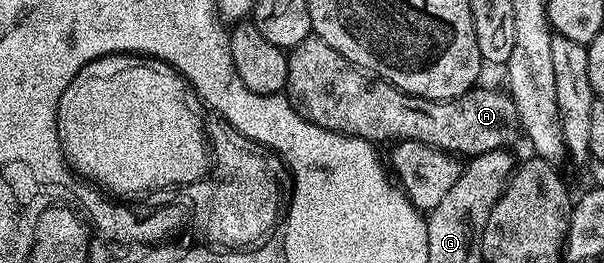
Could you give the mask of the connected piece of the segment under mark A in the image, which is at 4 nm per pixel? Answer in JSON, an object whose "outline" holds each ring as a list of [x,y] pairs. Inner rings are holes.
{"outline":[[[316,37],[305,39],[299,46],[292,48],[288,56],[289,73],[285,82],[288,98],[307,121],[328,131],[368,139],[374,145],[410,139],[454,157],[472,157],[509,149],[514,146],[512,143],[516,141],[517,135],[519,139],[517,110],[512,95],[504,90],[492,91],[489,87],[478,85],[457,99],[424,99],[418,95],[409,95],[383,79],[370,77],[354,63],[348,63],[342,55],[335,53],[331,45]]]}

